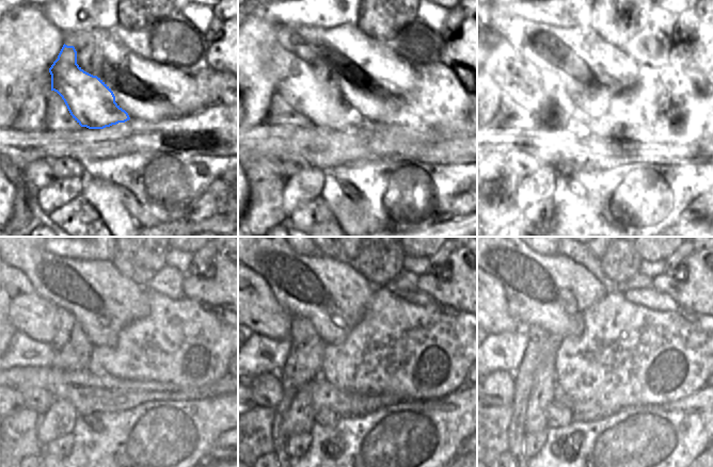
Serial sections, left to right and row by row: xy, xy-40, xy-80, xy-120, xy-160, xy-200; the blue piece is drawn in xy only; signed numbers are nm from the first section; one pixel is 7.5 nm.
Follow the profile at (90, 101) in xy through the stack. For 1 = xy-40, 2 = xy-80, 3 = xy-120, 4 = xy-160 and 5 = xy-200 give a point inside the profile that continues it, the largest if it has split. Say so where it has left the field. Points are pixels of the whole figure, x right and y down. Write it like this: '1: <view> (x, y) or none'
1: xy-40 (307, 91)
2: xy-80 (528, 81)
3: xy-120 (30, 313)
4: xy-160 (259, 312)
5: xy-200 (498, 320)

